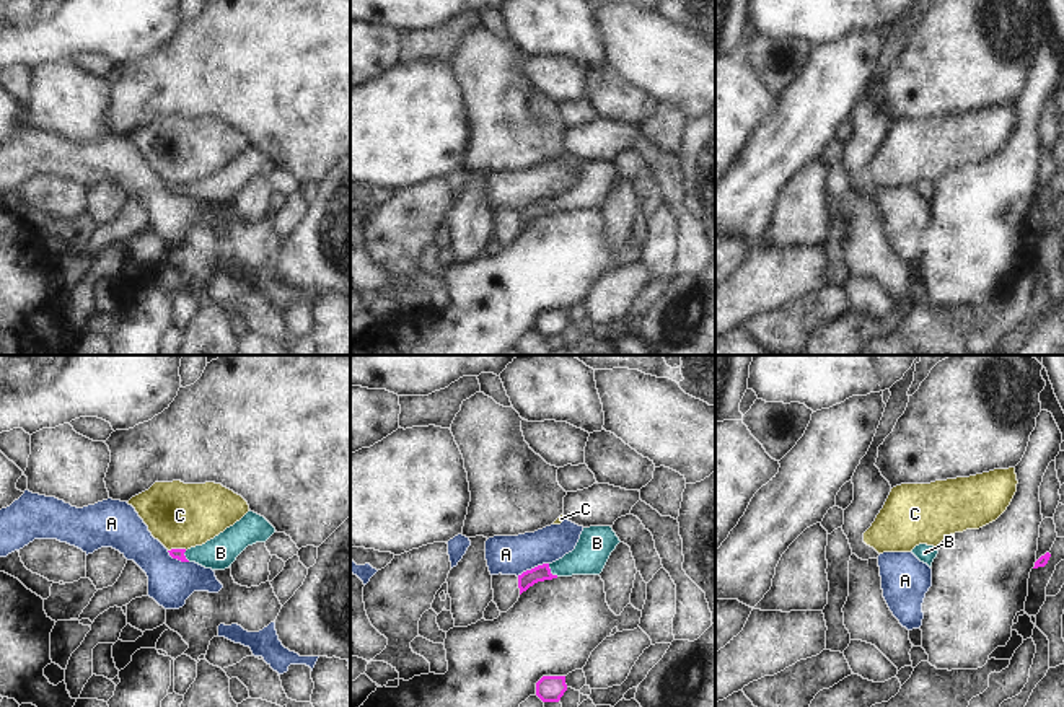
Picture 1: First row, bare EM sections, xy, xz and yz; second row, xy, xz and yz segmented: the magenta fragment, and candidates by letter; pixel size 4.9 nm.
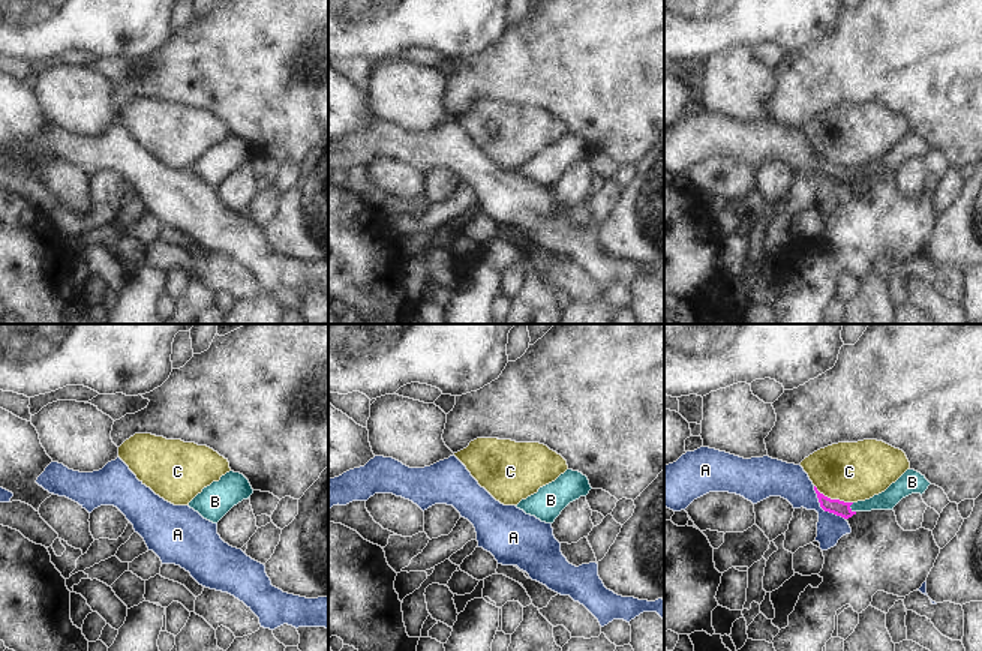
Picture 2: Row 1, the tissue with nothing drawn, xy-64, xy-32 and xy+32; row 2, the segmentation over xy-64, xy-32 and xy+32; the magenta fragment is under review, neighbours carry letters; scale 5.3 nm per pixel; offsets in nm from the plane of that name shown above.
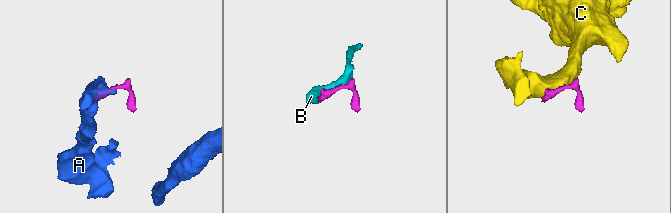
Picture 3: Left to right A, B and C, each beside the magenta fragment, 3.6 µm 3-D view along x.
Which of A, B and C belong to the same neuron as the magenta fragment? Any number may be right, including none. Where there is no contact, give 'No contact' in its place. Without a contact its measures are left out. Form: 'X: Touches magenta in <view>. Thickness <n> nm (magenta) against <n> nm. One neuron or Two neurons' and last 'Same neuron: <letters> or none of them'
A: Touches magenta in xz. Thickness 80 nm (magenta) against 190 nm. Two neurons
B: Touches magenta in xz. Thickness 80 nm (magenta) against 170 nm. One neuron
C: Touches magenta in xy. Thickness 50 nm (magenta) against 320 nm. Two neurons
Same neuron: B.

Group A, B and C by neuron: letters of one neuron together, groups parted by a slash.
A / B / C

